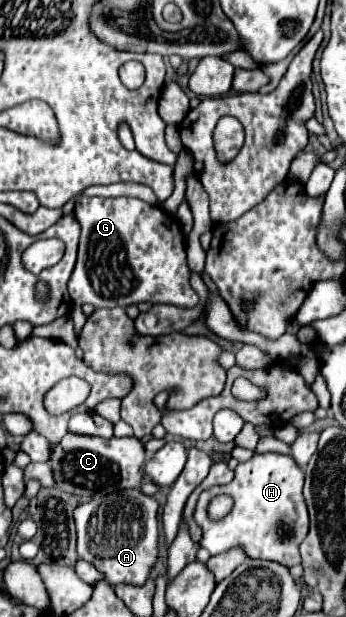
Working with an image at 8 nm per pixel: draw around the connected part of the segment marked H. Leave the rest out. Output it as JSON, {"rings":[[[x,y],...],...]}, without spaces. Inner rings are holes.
{"rings":[[[256,453],[248,461],[238,463],[236,477],[232,483],[210,487],[198,497],[194,521],[202,529],[200,547],[208,549],[210,555],[218,555],[240,545],[246,549],[248,557],[278,561],[286,567],[298,565],[298,547],[308,535],[308,509],[302,497],[302,485],[304,473],[290,455]],[[212,493],[228,493],[234,497],[234,509],[218,523],[212,523],[206,515],[206,507],[212,499]]]}

